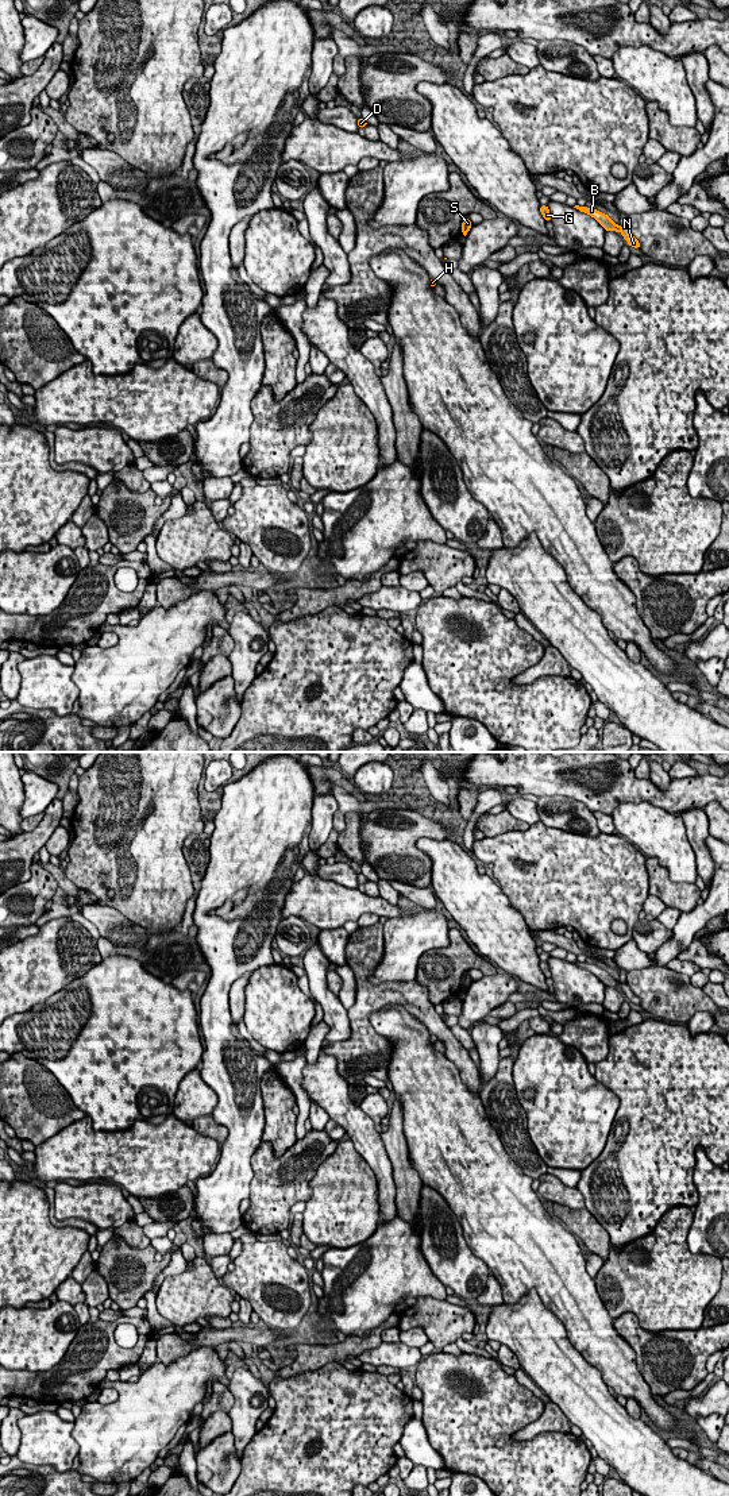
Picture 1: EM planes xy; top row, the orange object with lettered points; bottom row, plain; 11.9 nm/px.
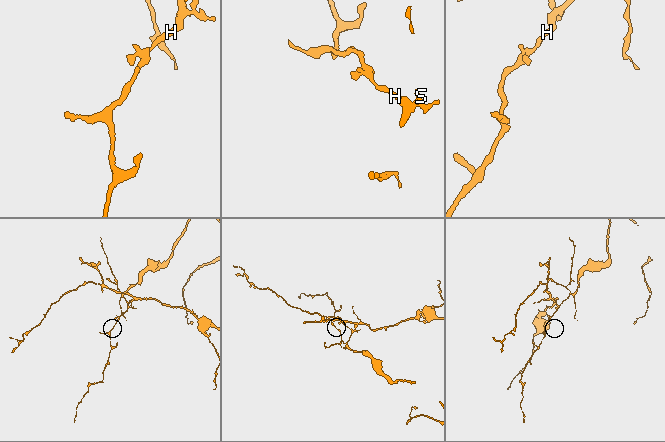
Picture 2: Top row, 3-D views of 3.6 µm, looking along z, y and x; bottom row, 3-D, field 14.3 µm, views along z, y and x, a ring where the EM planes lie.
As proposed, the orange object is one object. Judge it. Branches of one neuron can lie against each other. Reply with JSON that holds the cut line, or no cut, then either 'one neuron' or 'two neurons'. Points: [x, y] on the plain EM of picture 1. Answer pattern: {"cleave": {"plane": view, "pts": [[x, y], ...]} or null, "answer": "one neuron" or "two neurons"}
{"cleave": {"plane": "xy", "pts": [[462, 986], [467, 987]]}, "answer": "two neurons"}

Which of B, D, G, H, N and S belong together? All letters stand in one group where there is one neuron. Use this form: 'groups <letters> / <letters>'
groups B G N S / D H

